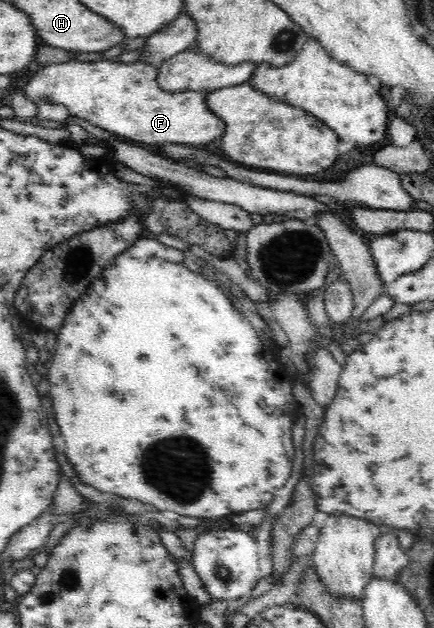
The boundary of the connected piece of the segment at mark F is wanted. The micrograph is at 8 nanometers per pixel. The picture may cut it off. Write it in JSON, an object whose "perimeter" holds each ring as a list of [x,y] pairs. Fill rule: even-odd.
{"perimeter":[[[85,58],[83,60],[72,60],[60,64],[50,64],[34,76],[22,78],[21,86],[28,100],[39,103],[62,104],[68,108],[72,116],[84,118],[108,132],[116,132],[120,136],[146,142],[146,144],[206,144],[212,142],[216,136],[224,134],[223,120],[220,120],[210,109],[206,107],[206,96],[210,90],[188,90],[188,92],[166,92],[159,87],[157,76],[159,67],[145,62],[123,63],[116,61],[97,60]]]}

